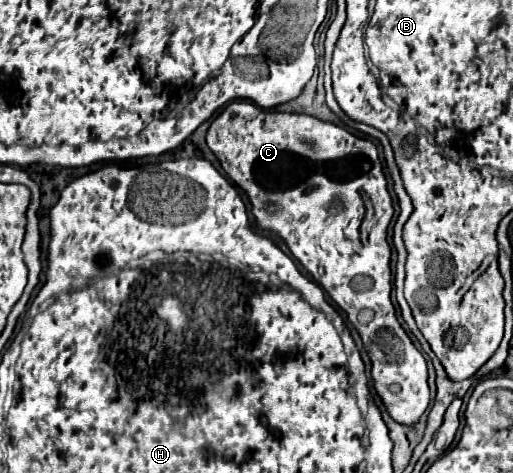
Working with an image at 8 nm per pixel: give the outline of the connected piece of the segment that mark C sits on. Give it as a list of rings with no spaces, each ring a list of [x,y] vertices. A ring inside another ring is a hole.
[[[231,102],[211,122],[207,130],[207,144],[221,162],[225,174],[249,196],[257,226],[273,230],[279,238],[283,238],[291,254],[303,264],[313,280],[321,284],[333,302],[347,312],[349,322],[363,336],[365,350],[371,358],[373,388],[385,404],[389,416],[403,426],[415,426],[427,410],[431,398],[427,386],[427,366],[425,358],[399,324],[391,302],[391,244],[387,240],[387,228],[395,210],[373,140],[359,138],[341,126],[309,114],[269,112],[247,102]],[[267,198],[279,206],[277,214],[265,212]]]

